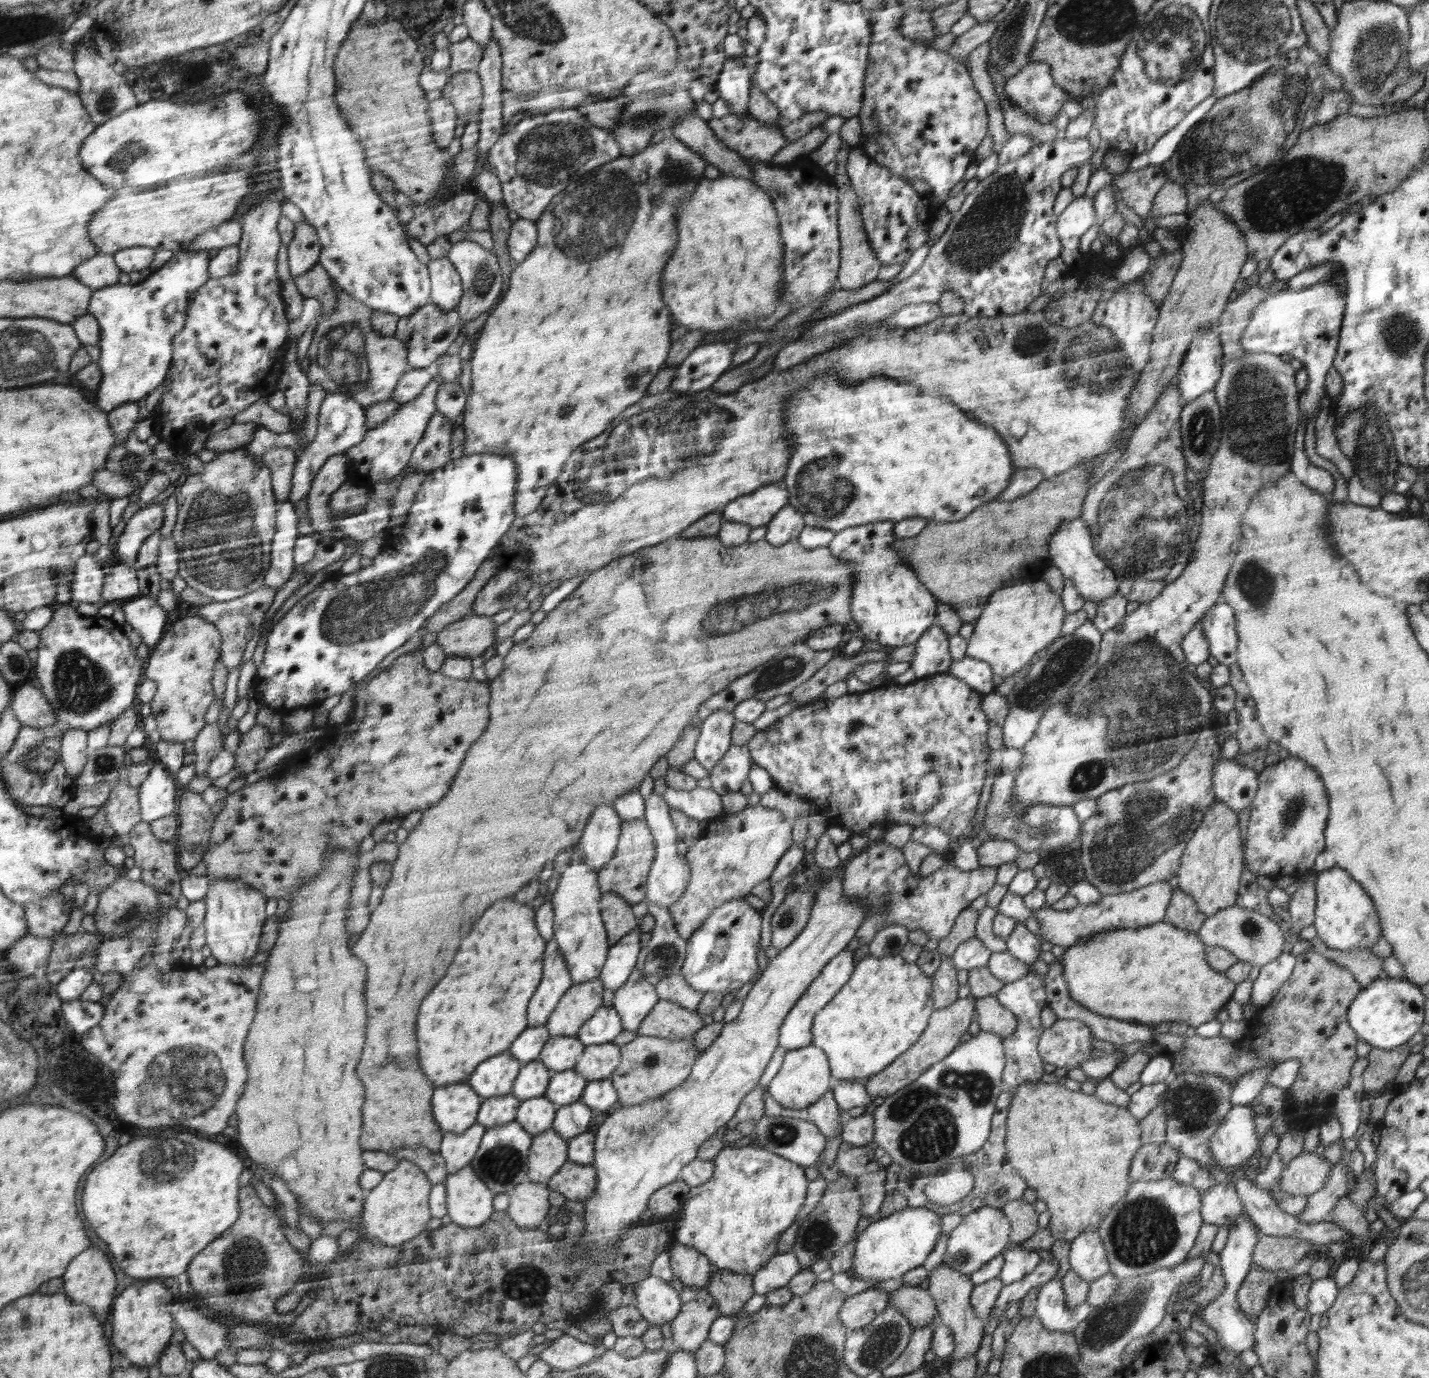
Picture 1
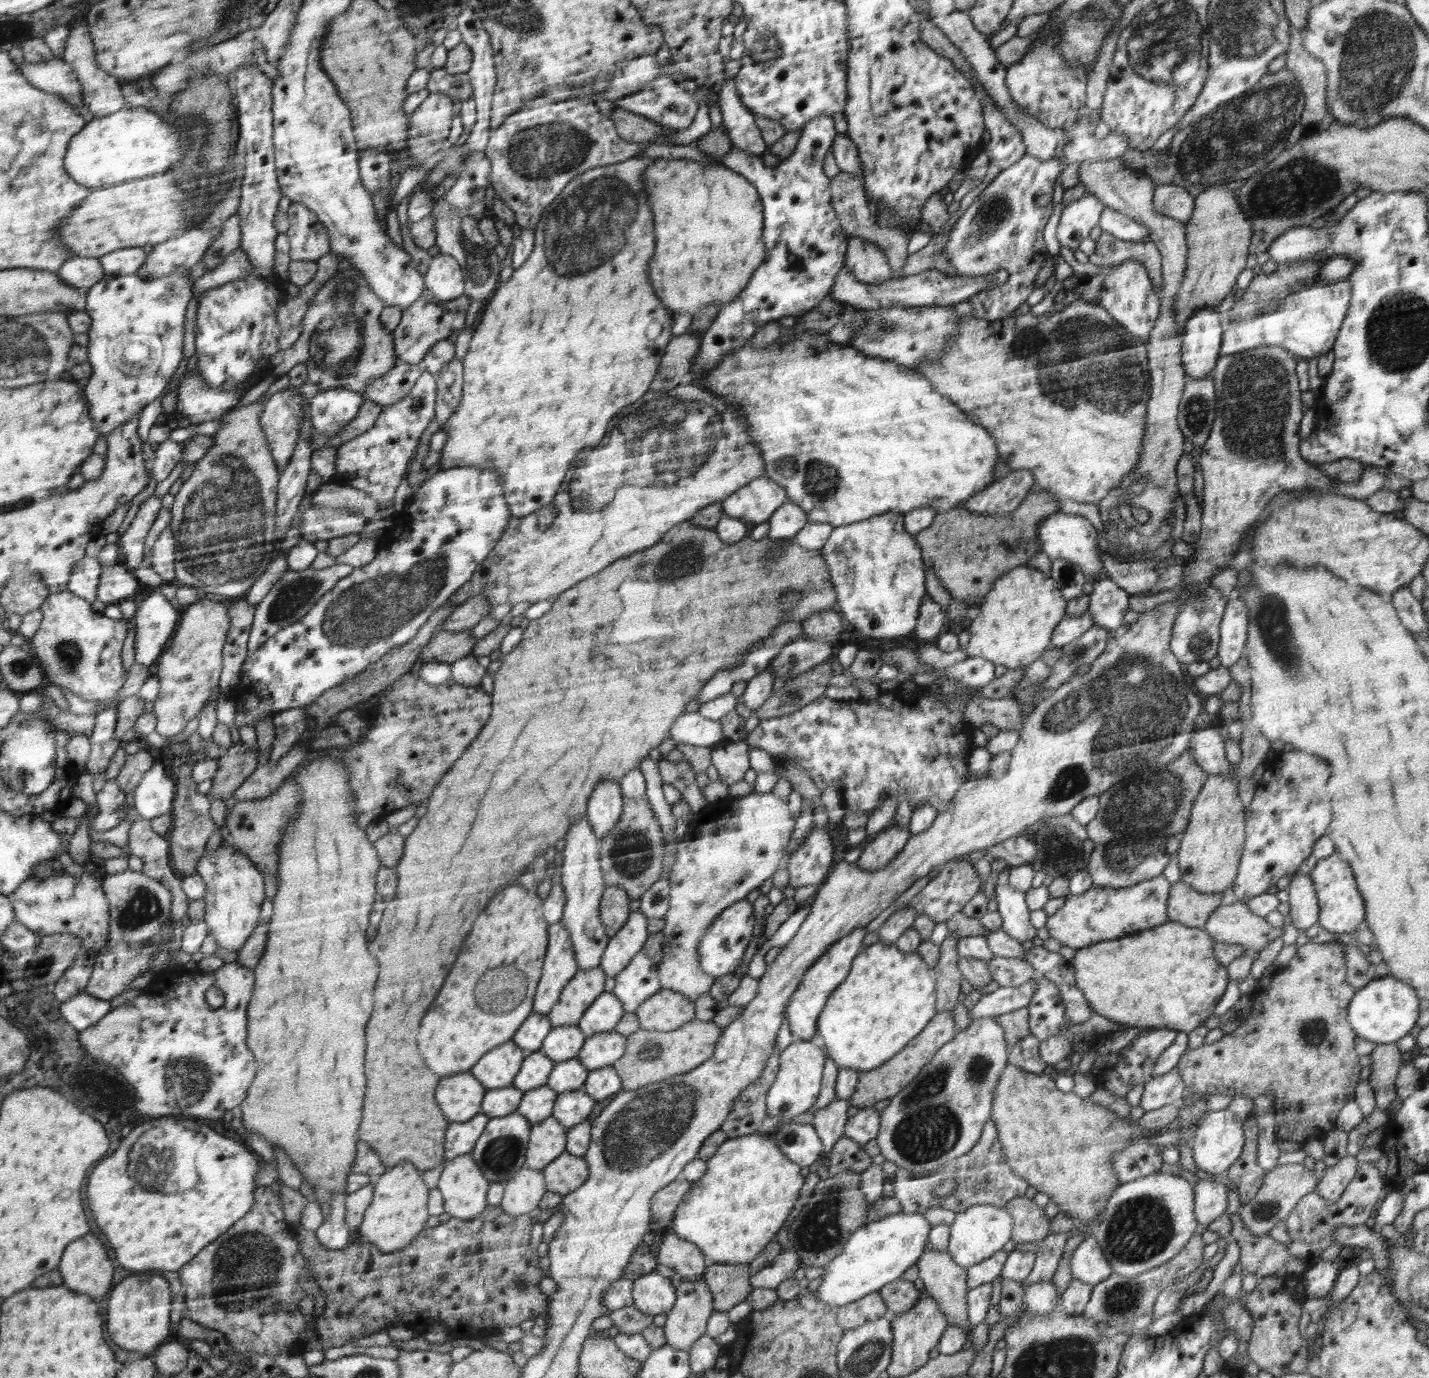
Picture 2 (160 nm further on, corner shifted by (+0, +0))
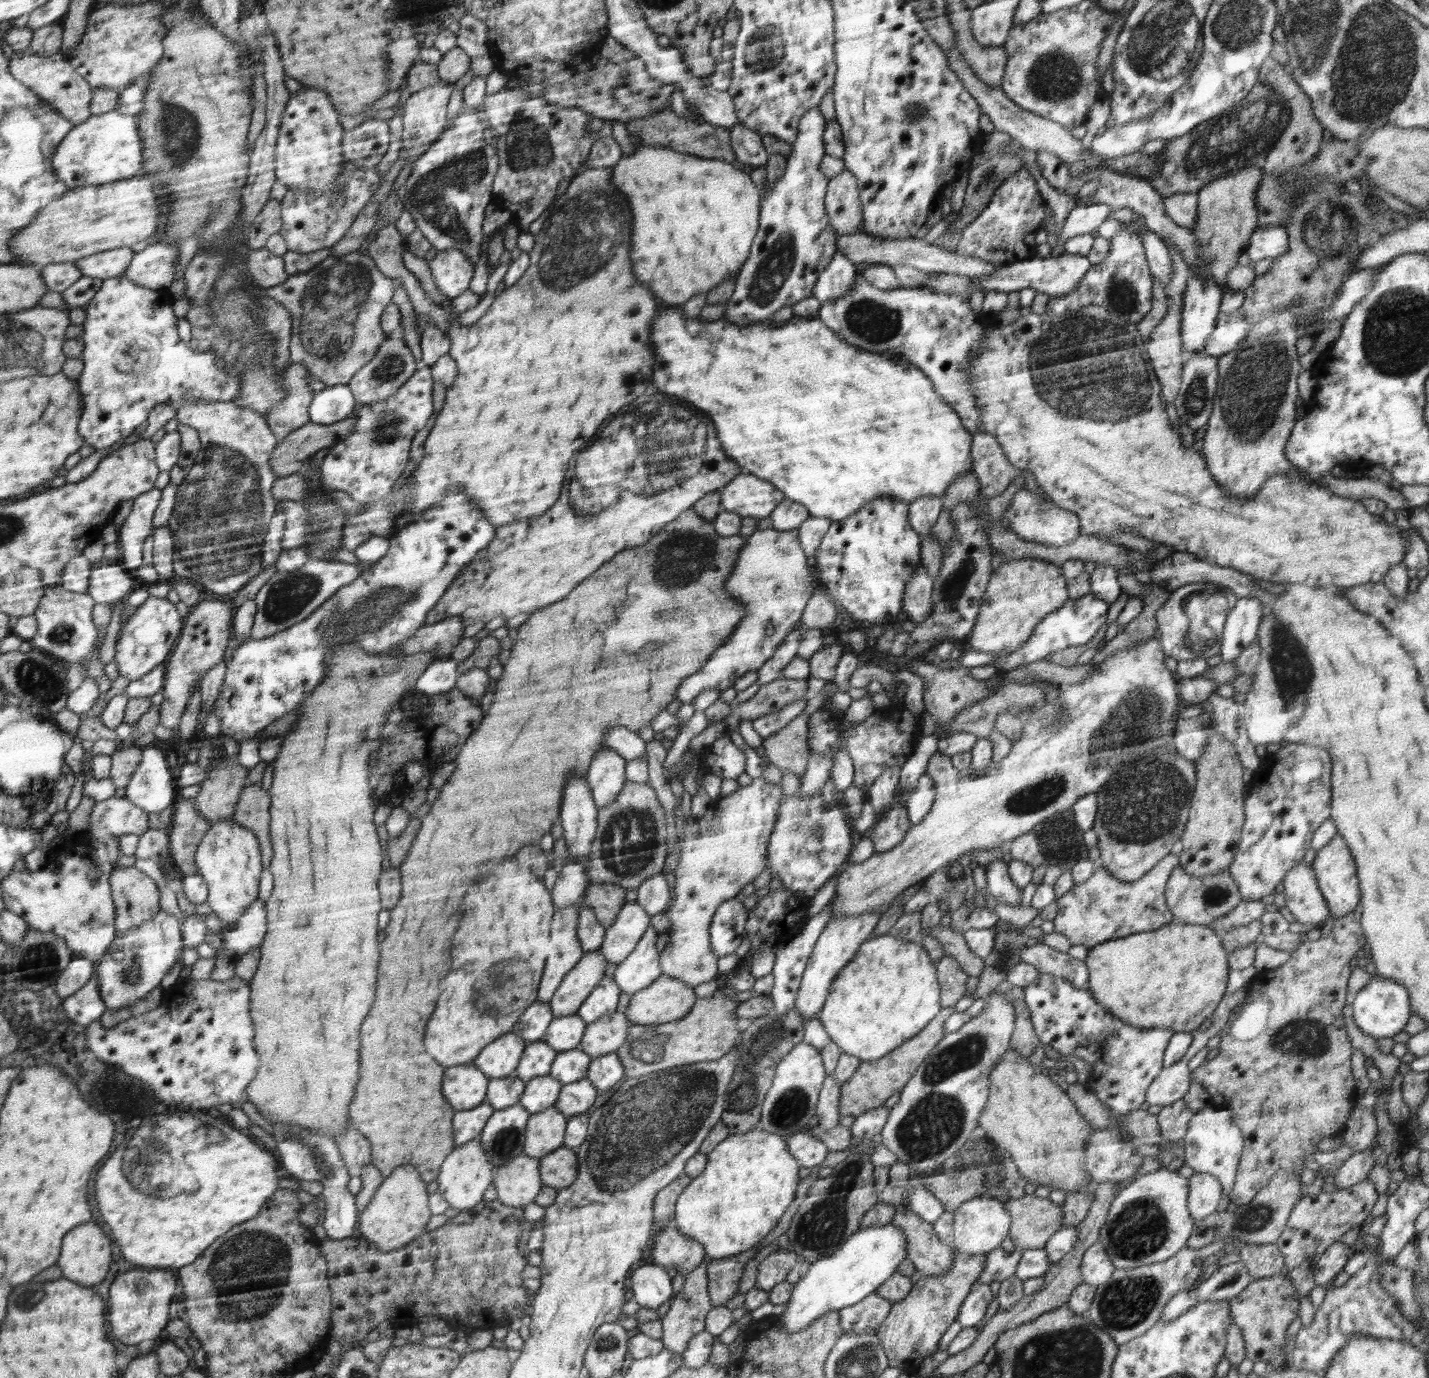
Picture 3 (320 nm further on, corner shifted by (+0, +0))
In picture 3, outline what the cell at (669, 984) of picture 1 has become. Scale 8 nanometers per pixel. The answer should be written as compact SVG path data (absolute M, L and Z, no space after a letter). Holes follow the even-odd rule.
M762 777L751 780L748 786L740 787L728 796L712 800L702 818L690 817L686 824L683 843L680 849L678 866L674 869L676 889L674 902L665 914L671 920L668 931L670 941L661 954L661 971L666 976L681 980L687 985L698 986L708 982L718 972L717 954L713 951L712 937L709 933L717 908L754 880L768 866L768 844L774 828L781 818L781 804L784 800L781 785L768 784Z

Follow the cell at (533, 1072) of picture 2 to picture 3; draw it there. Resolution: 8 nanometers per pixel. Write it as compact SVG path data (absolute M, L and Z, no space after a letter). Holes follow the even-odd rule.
M544 1040L531 1042L524 1047L514 1075L527 1082L534 1077L548 1075L557 1053L557 1050L546 1044Z

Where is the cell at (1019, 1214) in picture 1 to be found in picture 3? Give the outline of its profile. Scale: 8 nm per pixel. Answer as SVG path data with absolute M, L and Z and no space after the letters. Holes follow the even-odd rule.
M1025 1195L1006 1202L1006 1209L1013 1215L1010 1238L1021 1250L1044 1249L1063 1228L1062 1207L1049 1198Z

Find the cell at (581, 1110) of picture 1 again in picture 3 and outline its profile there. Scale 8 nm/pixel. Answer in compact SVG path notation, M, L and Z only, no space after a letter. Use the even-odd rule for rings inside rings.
M587 1078L565 1084L559 1092L554 1106L567 1118L586 1113L586 1110L596 1100L596 1090L591 1080Z

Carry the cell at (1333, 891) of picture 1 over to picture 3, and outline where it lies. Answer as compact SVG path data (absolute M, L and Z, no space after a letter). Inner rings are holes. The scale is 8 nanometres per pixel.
M1337 834L1316 853L1311 867L1314 869L1319 889L1327 902L1331 917L1340 918L1357 908L1360 900L1357 864L1342 835Z

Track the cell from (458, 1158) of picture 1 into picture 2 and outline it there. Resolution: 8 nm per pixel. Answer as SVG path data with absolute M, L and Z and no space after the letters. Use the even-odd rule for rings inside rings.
M481 1114L466 1122L450 1124L445 1136L445 1161L470 1155L478 1138L484 1132L485 1127L488 1126L489 1119L489 1116Z

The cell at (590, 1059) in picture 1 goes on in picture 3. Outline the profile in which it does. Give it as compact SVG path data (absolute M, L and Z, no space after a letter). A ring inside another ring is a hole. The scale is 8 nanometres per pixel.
M611 1012L588 1025L580 1048L592 1058L613 1054L624 1044L629 1026L630 1020L624 1013Z

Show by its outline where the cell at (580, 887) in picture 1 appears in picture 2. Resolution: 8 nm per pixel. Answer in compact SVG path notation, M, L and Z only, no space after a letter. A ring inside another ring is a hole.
M586 817L574 824L570 836L566 836L563 848L561 885L566 900L560 922L569 931L573 941L574 957L580 965L580 970L598 967L605 956L605 948L611 939L599 917L600 899L604 896L605 879L601 872L600 840L598 840L593 826Z

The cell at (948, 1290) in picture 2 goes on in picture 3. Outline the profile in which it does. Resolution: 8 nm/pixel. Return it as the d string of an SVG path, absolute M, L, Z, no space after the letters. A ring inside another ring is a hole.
M898 1204L892 1225L901 1226L907 1234L908 1258L922 1275L941 1275L954 1264L954 1248L940 1241L933 1224L925 1222L912 1209Z

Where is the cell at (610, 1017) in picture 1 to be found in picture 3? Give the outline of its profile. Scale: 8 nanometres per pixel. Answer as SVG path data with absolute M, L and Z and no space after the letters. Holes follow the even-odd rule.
M613 978L602 979L578 1008L578 1016L589 1025L598 1018L609 1015L616 1011L620 993L620 987Z

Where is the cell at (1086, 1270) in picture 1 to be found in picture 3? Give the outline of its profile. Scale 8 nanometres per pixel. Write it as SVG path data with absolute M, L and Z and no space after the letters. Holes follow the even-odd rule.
M1100 1242L1090 1245L1090 1248L1087 1248L1083 1254L1080 1272L1084 1284L1094 1285L1095 1287L1100 1286L1112 1276L1115 1269Z

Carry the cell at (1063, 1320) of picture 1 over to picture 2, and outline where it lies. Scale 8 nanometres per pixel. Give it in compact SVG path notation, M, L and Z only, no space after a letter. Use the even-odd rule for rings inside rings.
M1036 1281L1025 1288L1023 1303L1030 1316L1054 1312L1059 1306L1058 1290L1050 1281Z

